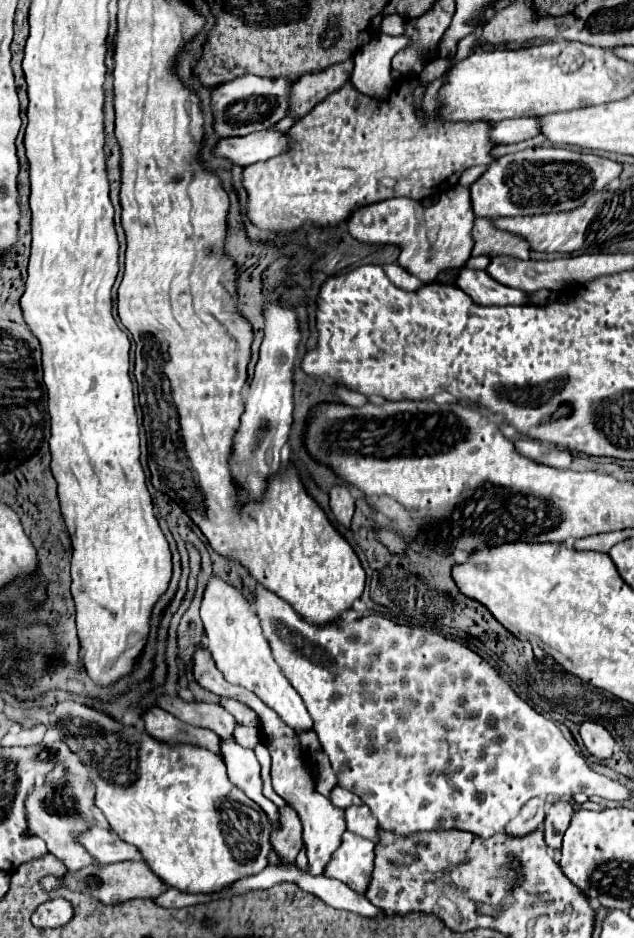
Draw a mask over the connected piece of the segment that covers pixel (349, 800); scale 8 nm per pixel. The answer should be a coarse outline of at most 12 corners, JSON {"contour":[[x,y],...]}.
{"contour":[[340,785],[332,789],[330,799],[340,809],[362,805],[358,795]]}

